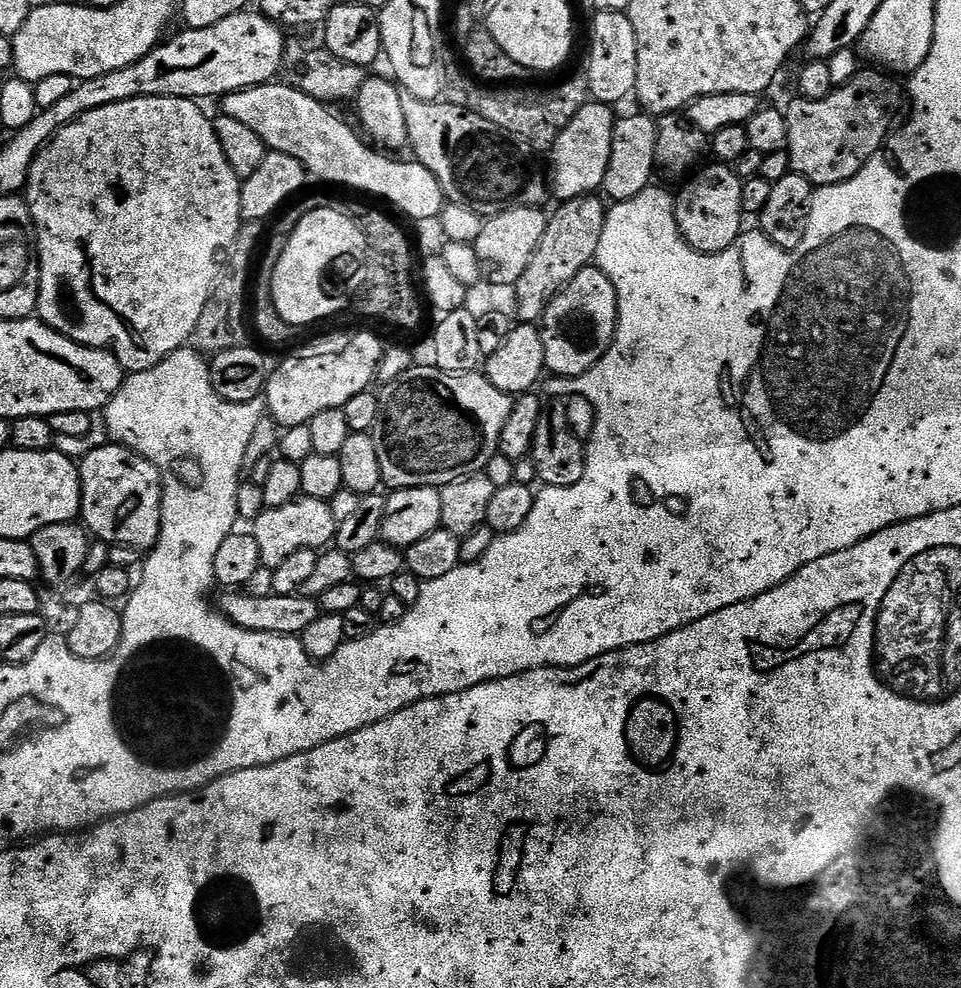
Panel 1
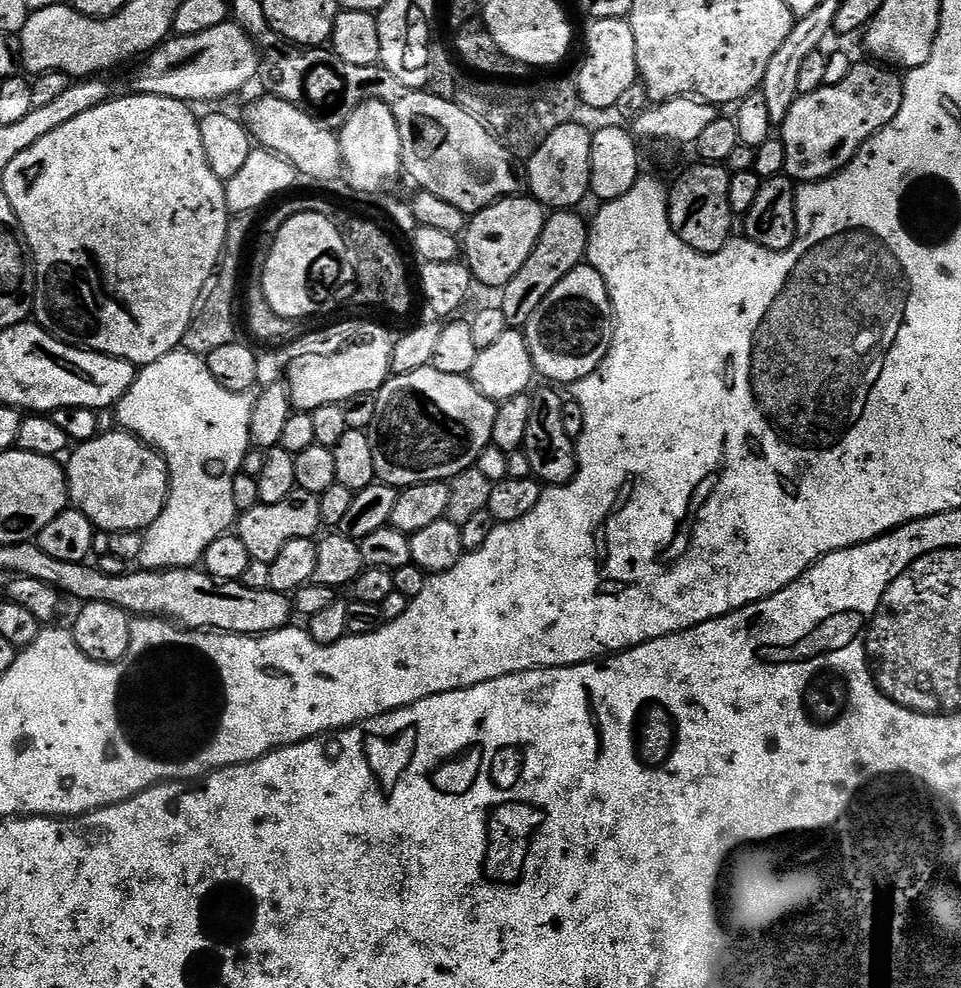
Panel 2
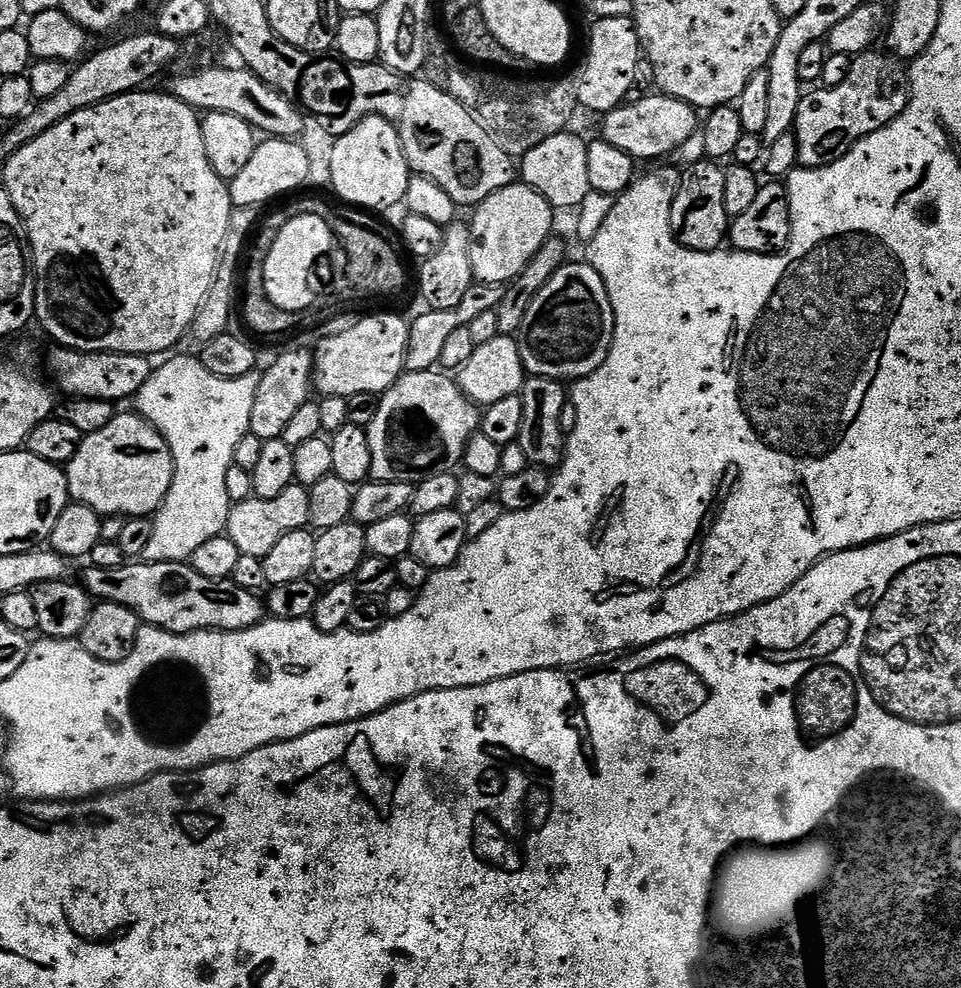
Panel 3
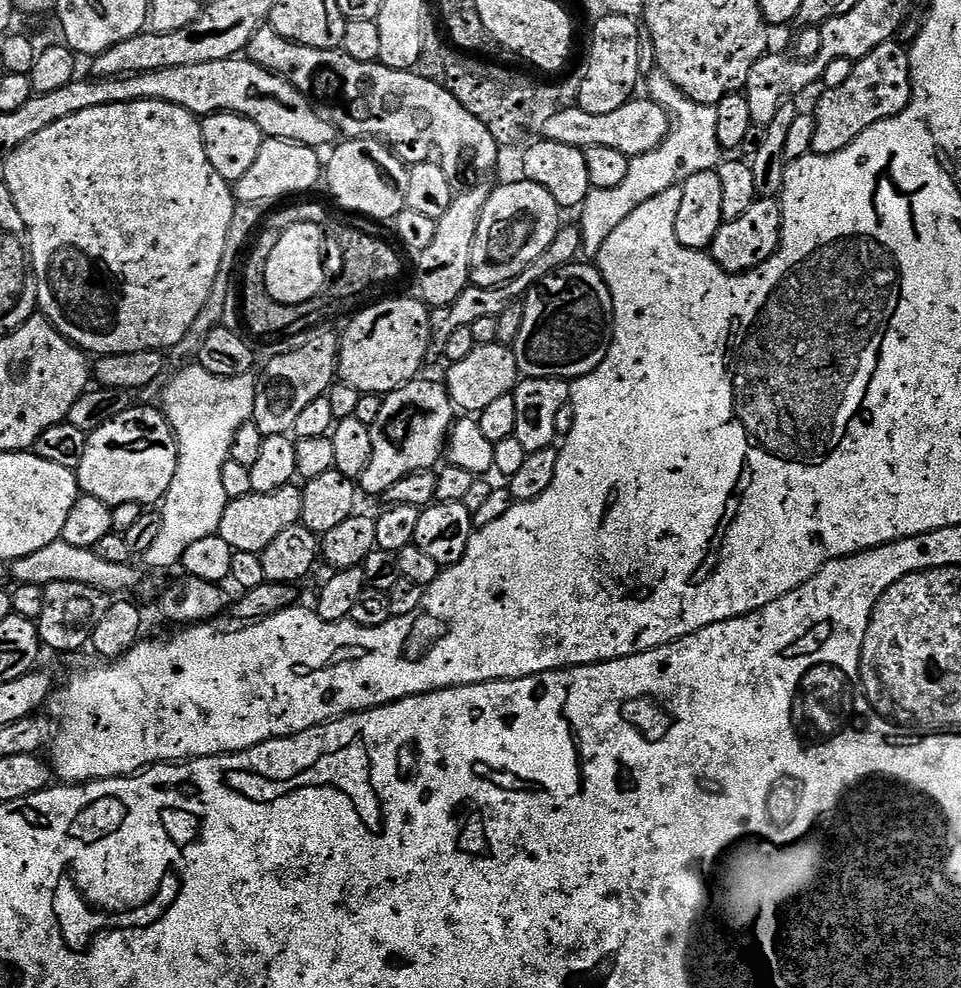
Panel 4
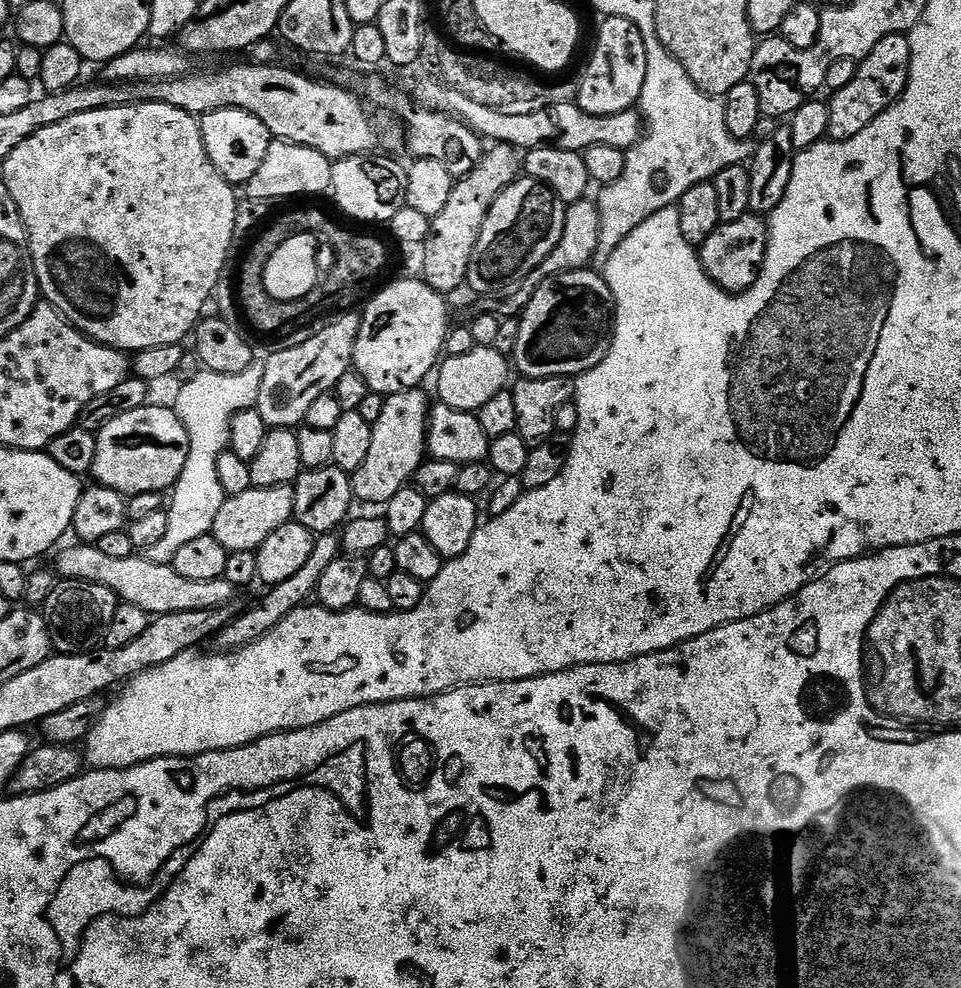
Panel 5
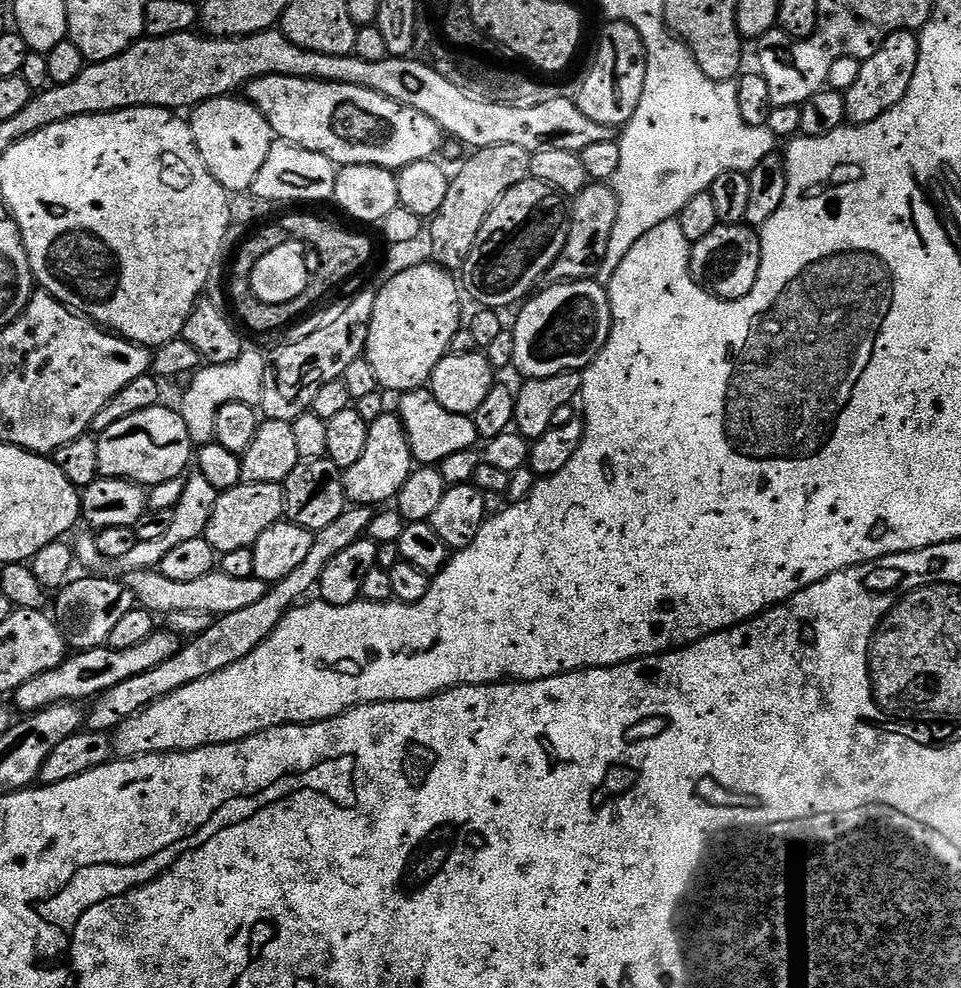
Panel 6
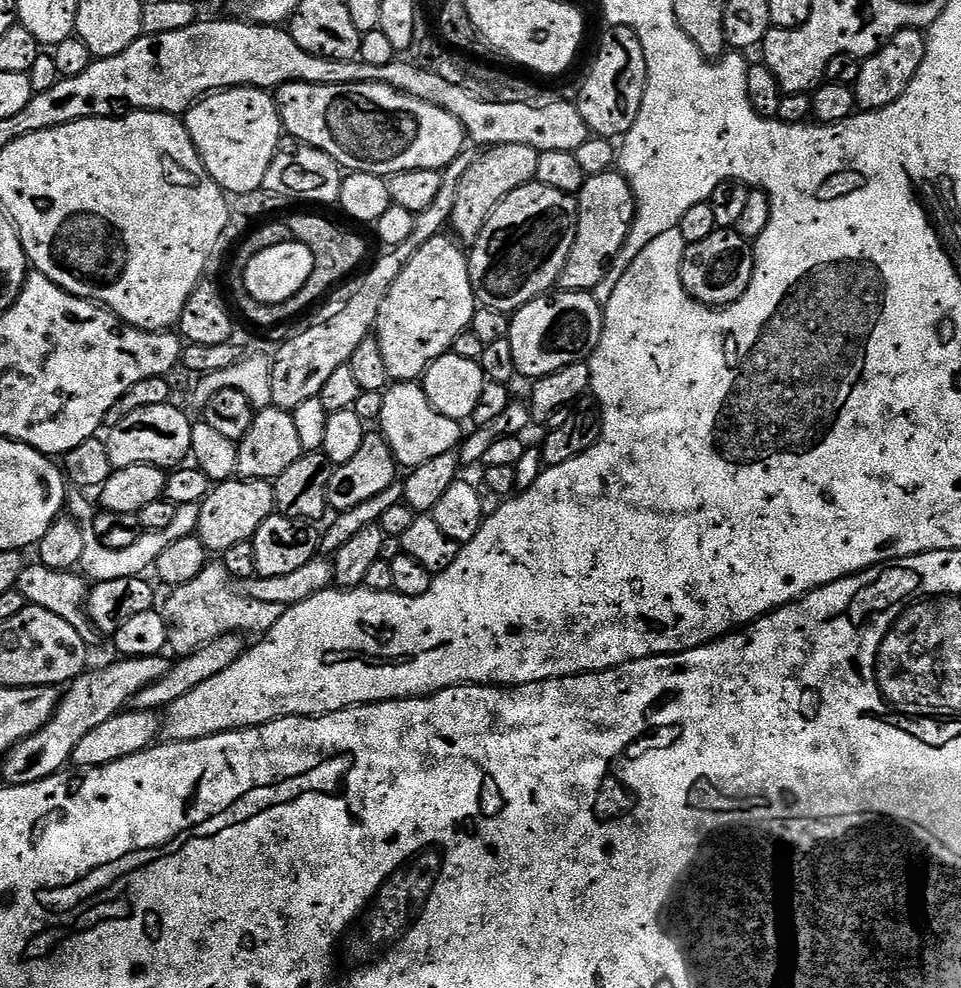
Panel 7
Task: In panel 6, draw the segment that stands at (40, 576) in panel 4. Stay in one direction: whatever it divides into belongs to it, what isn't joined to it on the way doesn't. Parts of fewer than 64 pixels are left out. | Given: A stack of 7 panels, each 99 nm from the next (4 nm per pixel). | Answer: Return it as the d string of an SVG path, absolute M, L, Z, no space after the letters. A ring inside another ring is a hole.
M137 570L127 573L126 583L128 589L136 595L137 605L153 614L199 612L209 618L234 614L234 610L246 610L246 606L254 606L254 602L265 596L269 589L269 585L256 576L230 578L230 574L219 570L213 570L210 574L197 578L195 582L174 582L159 570Z

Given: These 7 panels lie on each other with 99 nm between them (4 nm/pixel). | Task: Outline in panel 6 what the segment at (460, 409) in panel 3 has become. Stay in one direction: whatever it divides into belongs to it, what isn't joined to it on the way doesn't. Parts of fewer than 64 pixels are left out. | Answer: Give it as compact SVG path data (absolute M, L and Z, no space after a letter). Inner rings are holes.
M385 414L368 425L366 451L354 466L343 469L344 494L356 506L384 506L395 501L398 490L402 490L402 482L410 478L414 470L412 451L408 445L408 435L400 422L399 415Z

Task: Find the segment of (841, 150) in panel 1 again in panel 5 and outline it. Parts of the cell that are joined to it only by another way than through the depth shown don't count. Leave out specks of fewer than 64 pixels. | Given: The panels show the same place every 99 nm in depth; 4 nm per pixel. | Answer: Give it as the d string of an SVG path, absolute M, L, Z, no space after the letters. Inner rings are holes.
M895 32L882 38L882 42L874 46L869 56L857 63L856 73L854 78L850 78L850 83L842 86L842 90L831 93L828 100L830 110L828 136L833 140L854 138L854 134L866 130L866 126L870 126L870 122L874 122L878 114L894 106L894 102L900 98L908 85L911 57L907 35Z

